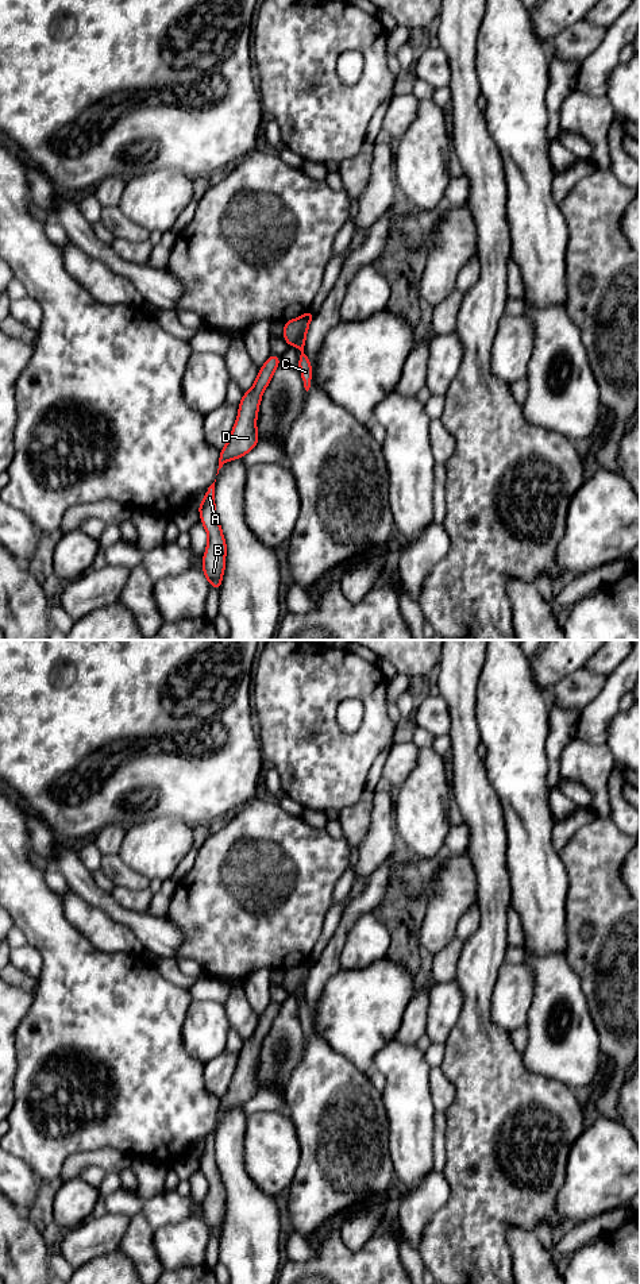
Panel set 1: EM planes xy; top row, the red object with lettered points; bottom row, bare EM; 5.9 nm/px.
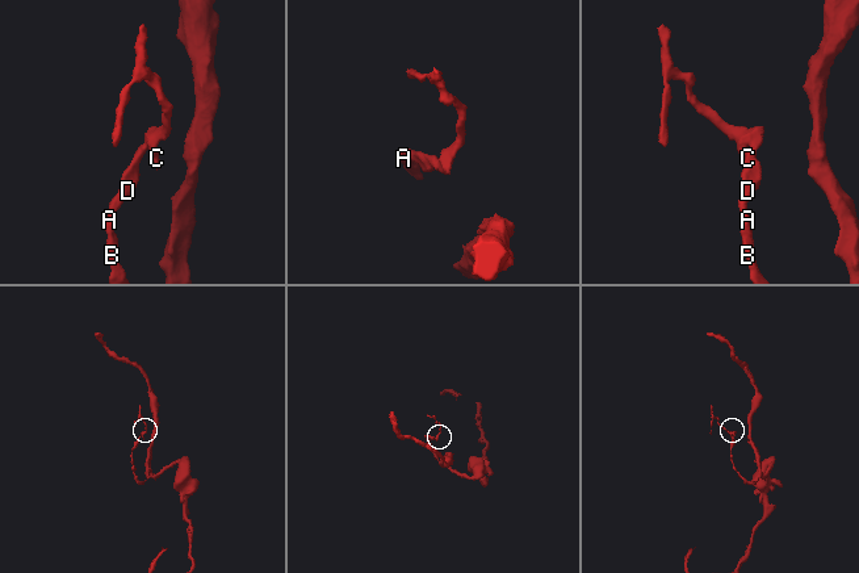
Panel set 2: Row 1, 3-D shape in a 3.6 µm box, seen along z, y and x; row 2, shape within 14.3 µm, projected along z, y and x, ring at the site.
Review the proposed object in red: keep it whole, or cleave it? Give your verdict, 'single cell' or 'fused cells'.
fused cells

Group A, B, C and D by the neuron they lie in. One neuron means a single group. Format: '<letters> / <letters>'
A B D / C

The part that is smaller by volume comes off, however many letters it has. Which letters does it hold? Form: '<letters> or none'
C

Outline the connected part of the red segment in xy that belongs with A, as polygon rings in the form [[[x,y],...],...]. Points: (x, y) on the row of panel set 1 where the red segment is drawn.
[[[215,482],[208,487],[203,502],[197,505],[200,510],[200,521],[208,533],[208,545],[203,558],[203,572],[209,585],[217,591],[221,589],[221,578],[225,568],[225,539],[221,532],[220,523],[215,508]]]

